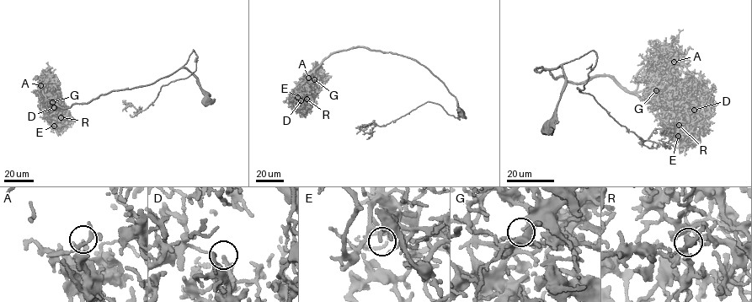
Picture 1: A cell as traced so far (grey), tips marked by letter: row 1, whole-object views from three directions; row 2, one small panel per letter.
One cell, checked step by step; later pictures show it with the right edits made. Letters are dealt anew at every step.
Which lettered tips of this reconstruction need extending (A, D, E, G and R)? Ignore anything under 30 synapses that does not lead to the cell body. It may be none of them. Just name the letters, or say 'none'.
D

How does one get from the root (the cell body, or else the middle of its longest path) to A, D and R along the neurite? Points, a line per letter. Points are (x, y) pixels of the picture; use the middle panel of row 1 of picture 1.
A: (461, 110), (454, 95), (425, 67), (391, 52), (360, 46), (338, 51), (323, 60), (308, 78)
D: (461, 110), (454, 95), (425, 67), (397, 54), (360, 46), (333, 52), (323, 60), (296, 94), (301, 100)
R: (461, 110), (454, 95), (425, 67), (397, 54), (360, 46), (333, 52), (323, 60), (298, 93), (306, 99)

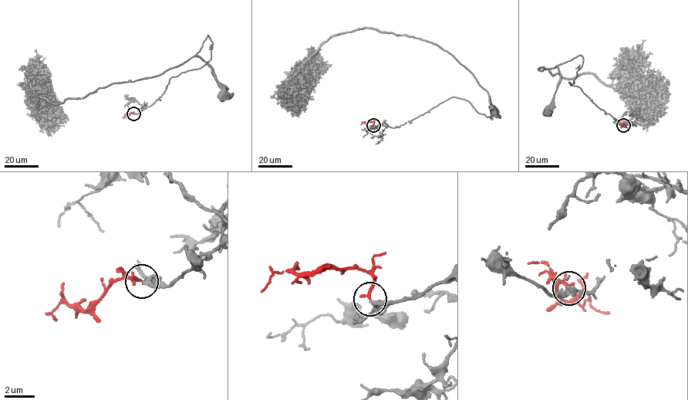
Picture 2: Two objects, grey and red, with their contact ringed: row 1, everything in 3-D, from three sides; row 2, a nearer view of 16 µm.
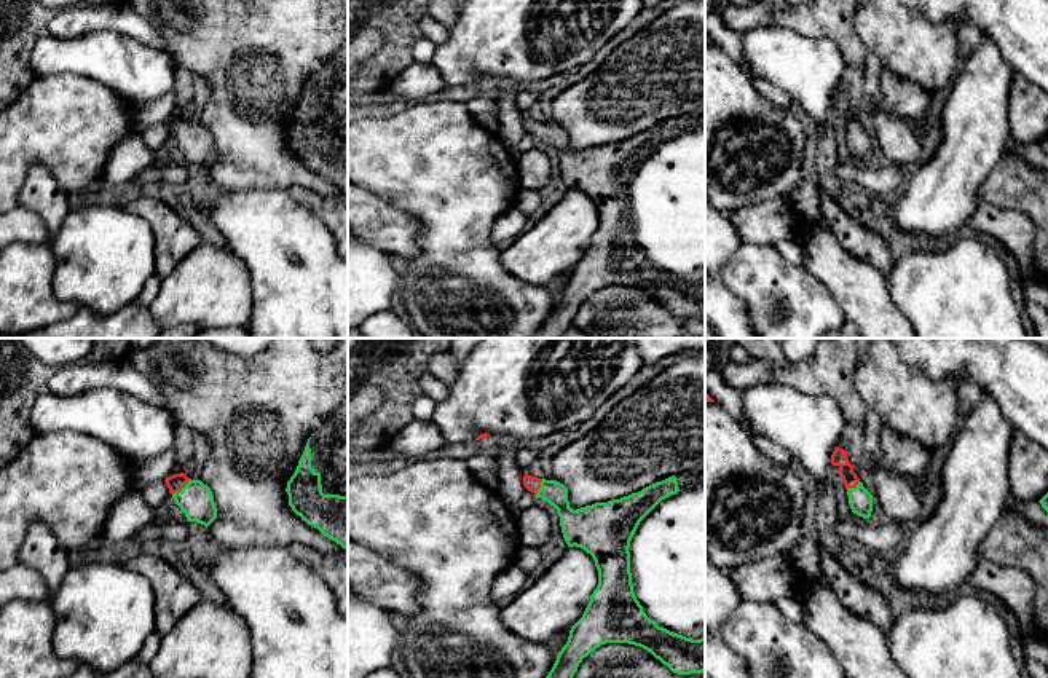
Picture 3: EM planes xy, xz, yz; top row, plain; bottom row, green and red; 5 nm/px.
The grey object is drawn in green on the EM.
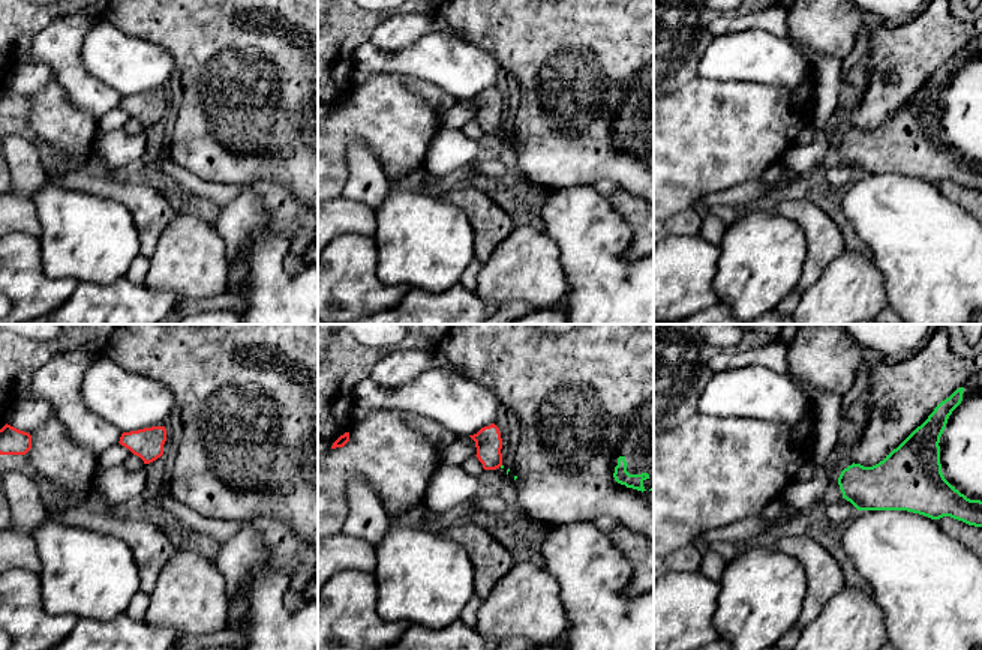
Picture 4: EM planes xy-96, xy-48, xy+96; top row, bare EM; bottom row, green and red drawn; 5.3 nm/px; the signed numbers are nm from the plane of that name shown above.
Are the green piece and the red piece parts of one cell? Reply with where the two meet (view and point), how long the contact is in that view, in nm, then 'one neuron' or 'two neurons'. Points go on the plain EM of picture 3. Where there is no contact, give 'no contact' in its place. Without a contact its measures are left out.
contact xy (182, 131); length 130 nm; one neuron

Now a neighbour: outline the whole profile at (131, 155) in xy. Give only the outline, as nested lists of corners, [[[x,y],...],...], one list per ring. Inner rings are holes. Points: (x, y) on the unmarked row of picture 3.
[[[131,131],[120,144],[112,150],[102,177],[123,188],[132,180],[142,169],[153,163],[155,148],[148,147],[140,132]]]

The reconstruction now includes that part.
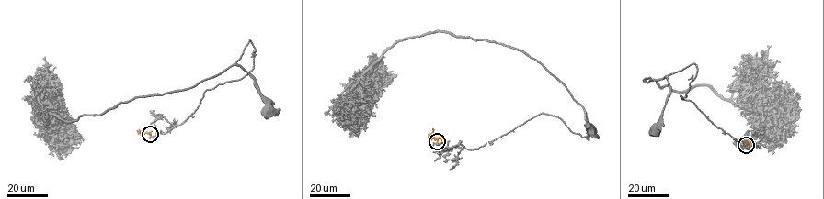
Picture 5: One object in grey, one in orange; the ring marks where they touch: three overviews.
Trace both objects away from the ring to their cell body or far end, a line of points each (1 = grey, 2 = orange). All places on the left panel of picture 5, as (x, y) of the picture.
1: (150, 135), (185, 121), (206, 90), (246, 74), (255, 49), (249, 40), (236, 63), (254, 80), (267, 111)
2: (150, 135), (139, 131), (138, 134)

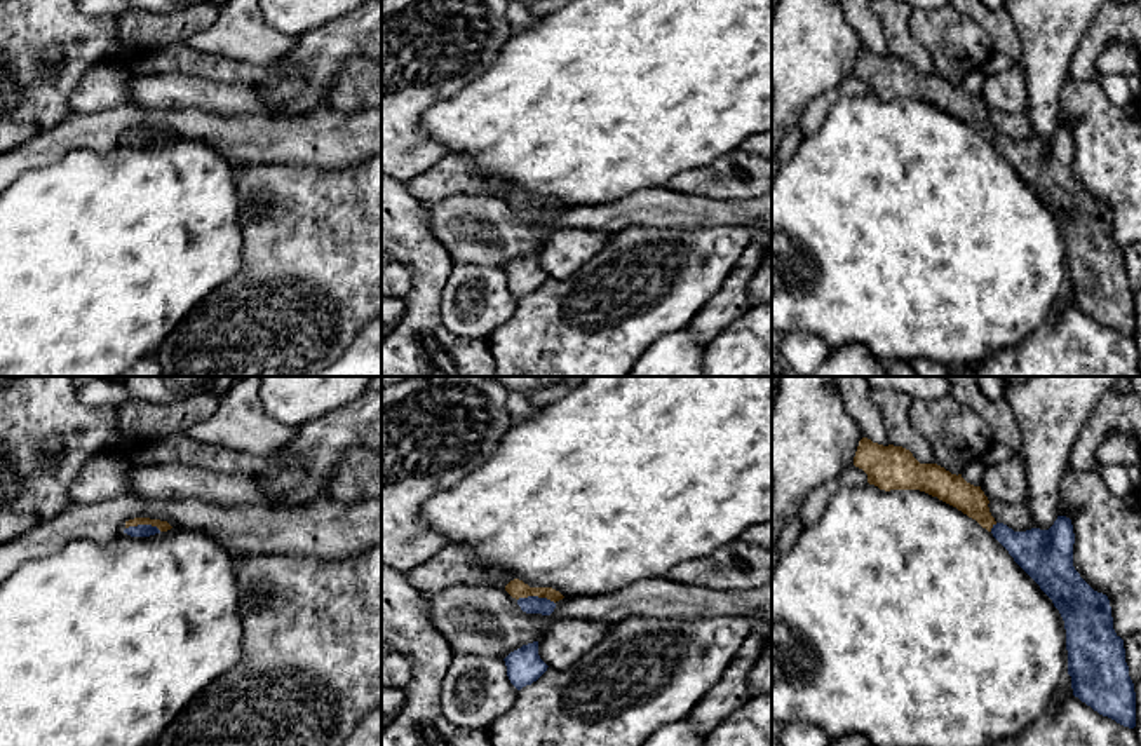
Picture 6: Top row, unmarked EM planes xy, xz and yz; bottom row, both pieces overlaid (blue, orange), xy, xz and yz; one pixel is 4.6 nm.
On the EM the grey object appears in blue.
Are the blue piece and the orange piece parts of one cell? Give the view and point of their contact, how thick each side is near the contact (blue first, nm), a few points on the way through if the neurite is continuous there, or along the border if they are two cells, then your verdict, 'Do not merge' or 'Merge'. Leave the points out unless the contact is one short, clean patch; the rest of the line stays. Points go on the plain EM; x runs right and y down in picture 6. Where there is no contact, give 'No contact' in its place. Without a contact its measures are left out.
Touches blue at xz (537, 206). Thickness 80 nm (blue) against 90 nm. Path across: xz (532, 213), (537, 206), (526, 206), (516, 197). Merge

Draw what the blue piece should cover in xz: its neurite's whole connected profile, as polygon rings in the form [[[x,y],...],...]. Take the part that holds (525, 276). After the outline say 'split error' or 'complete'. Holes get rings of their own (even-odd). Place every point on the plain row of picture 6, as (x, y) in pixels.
[[[538,251],[523,254],[503,270],[507,286],[517,300],[537,291],[549,277],[538,265]]]; complete

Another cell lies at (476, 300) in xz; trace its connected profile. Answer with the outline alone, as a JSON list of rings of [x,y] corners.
[[[455,265],[441,293],[442,322],[458,336],[486,340],[516,309],[502,267]]]

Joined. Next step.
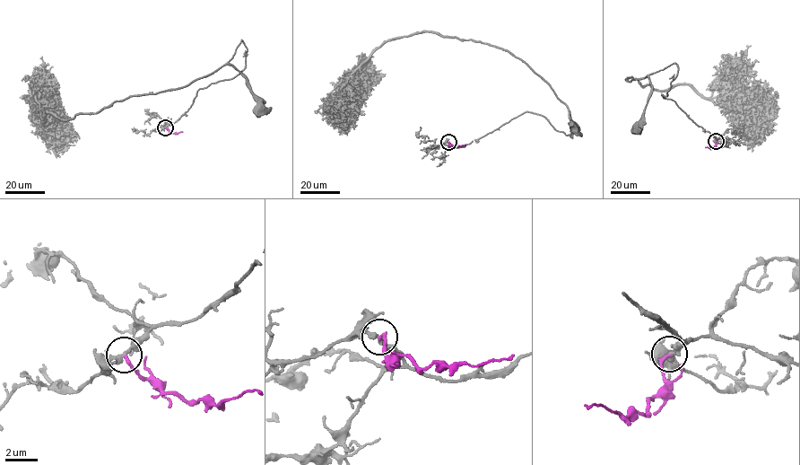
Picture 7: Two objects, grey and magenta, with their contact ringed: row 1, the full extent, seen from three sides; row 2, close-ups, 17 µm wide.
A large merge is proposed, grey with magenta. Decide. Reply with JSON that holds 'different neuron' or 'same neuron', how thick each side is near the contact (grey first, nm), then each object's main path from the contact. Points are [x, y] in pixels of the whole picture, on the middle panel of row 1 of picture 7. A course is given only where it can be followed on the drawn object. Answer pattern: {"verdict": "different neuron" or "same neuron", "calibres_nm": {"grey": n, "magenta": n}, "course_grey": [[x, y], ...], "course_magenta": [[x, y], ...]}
{"verdict": "different neuron", "calibres_nm": {"grey": 200, "magenta": 220}, "course_grey": [[448, 142], [464, 147], [526, 111], [544, 117], [553, 128], [572, 138], [574, 127], [568, 106], [574, 124]], "course_magenta": [[448, 142], [453, 145], [465, 144]]}

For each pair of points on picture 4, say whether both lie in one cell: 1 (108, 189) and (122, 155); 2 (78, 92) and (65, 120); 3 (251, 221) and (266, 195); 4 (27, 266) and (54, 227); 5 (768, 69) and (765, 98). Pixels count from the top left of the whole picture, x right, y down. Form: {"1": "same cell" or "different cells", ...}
{"1": "different cells", "2": "different cells", "3": "different cells", "4": "different cells", "5": "different cells"}

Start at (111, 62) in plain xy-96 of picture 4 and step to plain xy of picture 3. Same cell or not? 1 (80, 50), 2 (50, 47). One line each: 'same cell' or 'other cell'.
1: same cell
2: same cell

